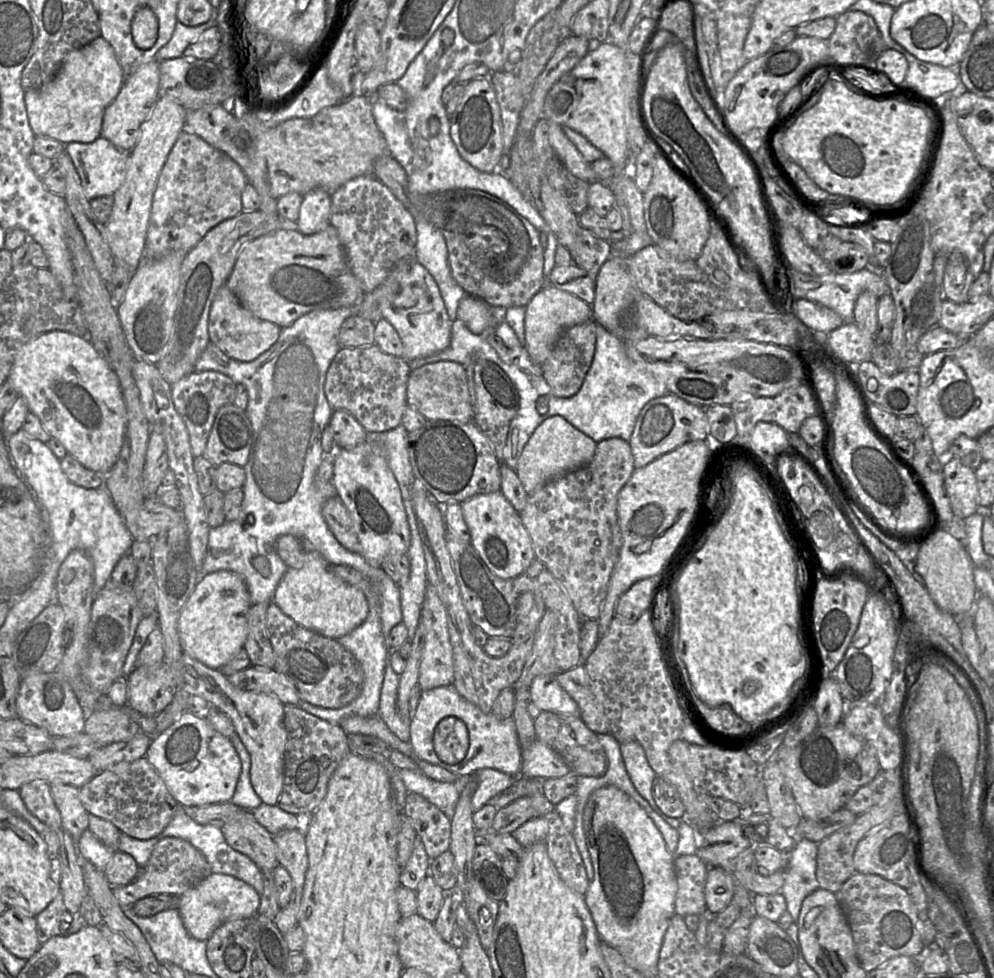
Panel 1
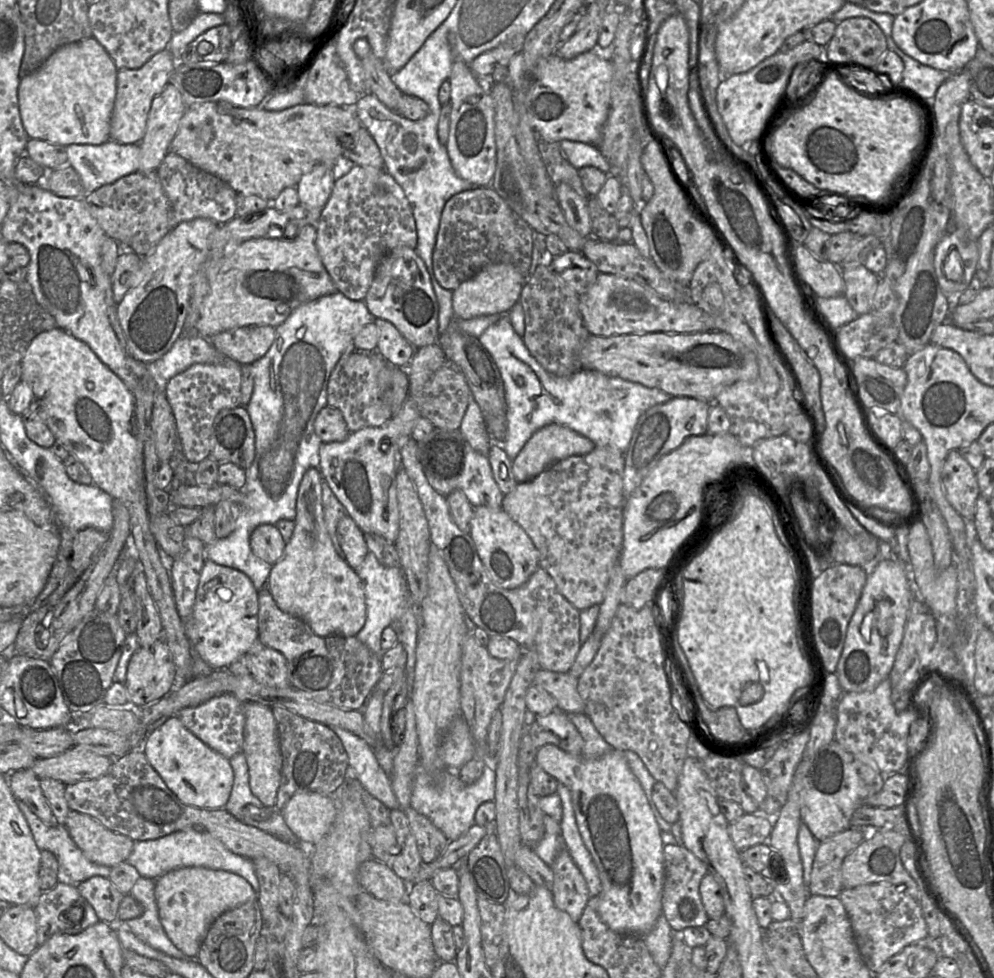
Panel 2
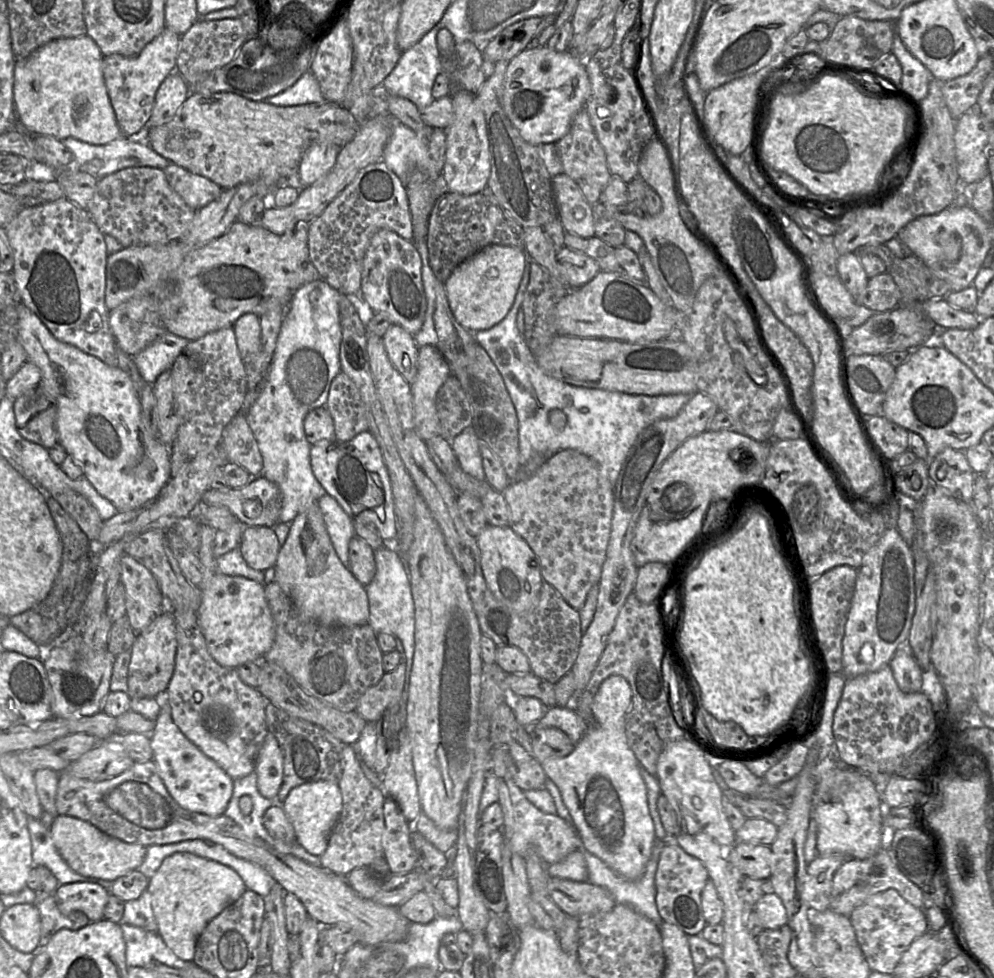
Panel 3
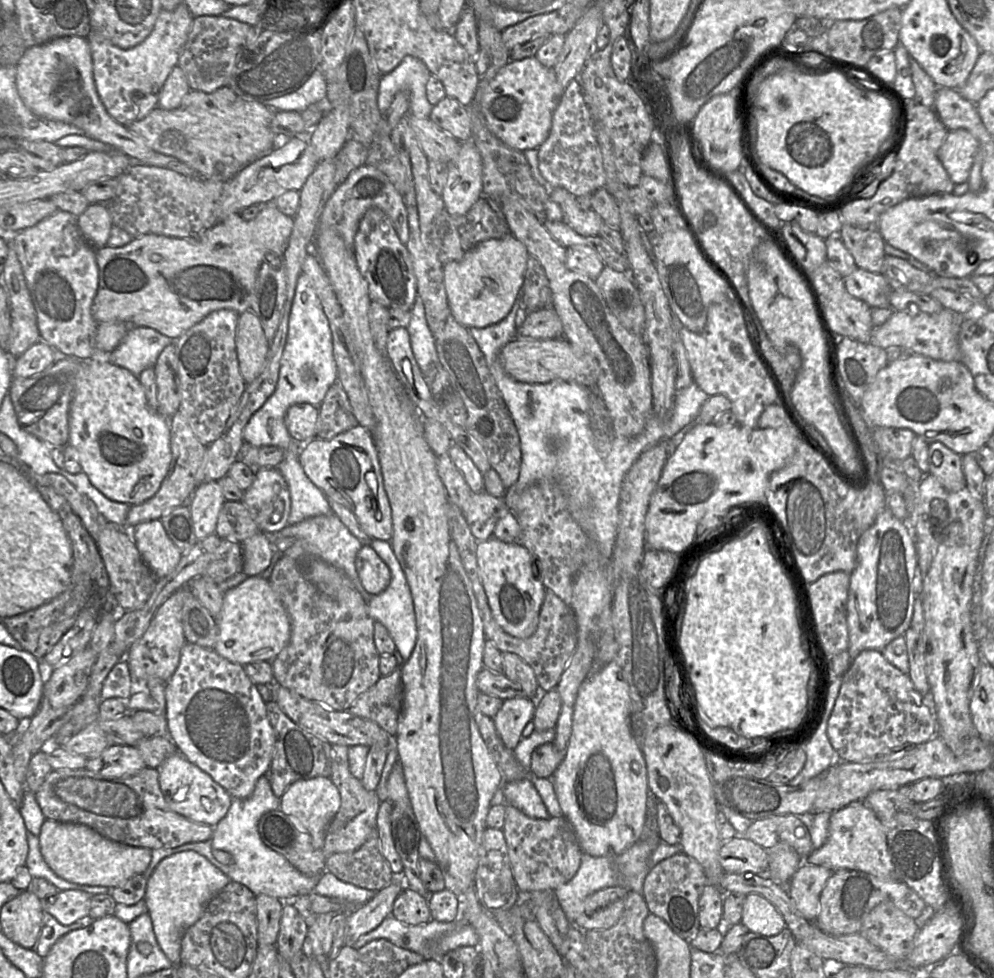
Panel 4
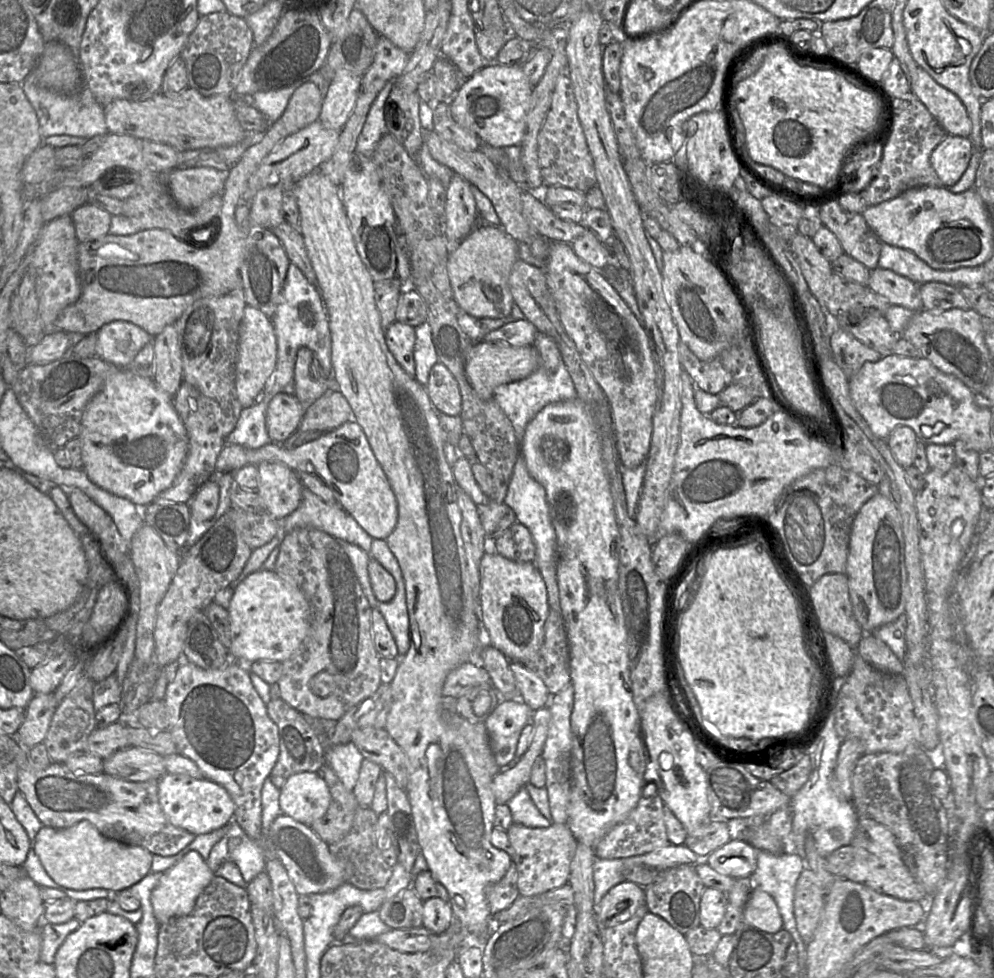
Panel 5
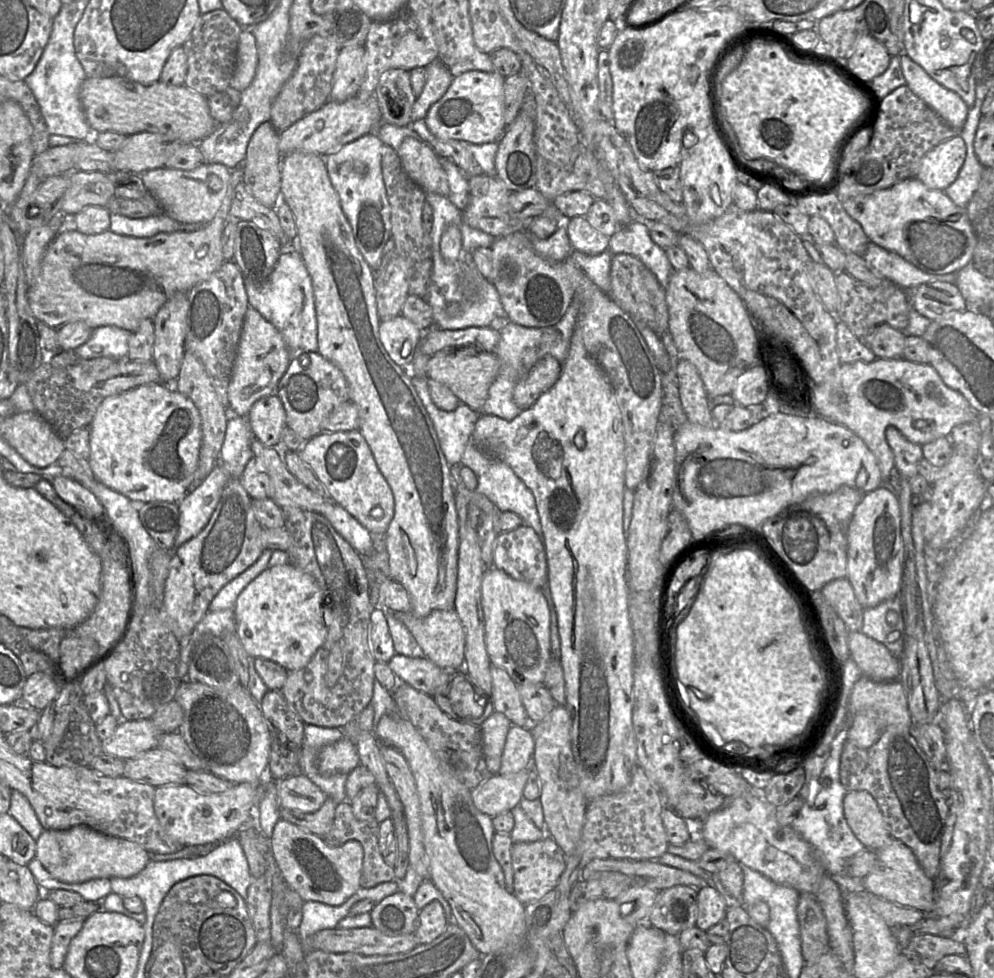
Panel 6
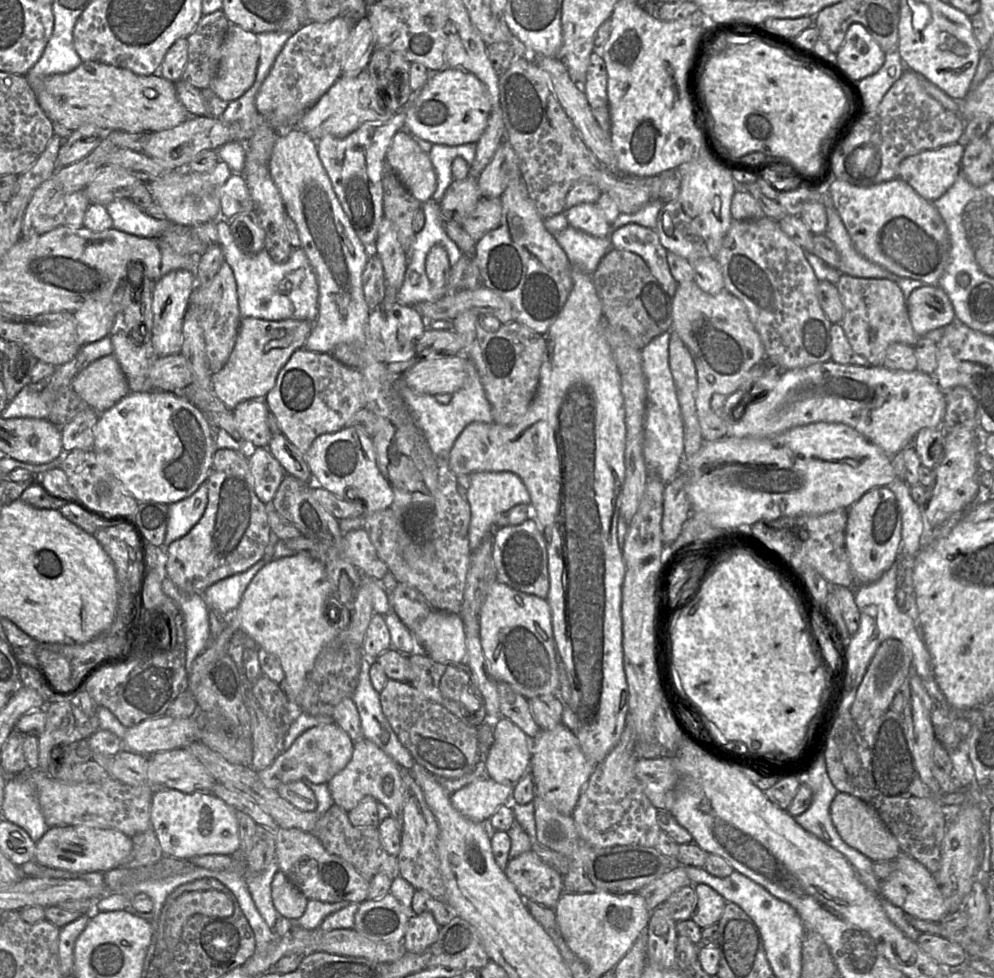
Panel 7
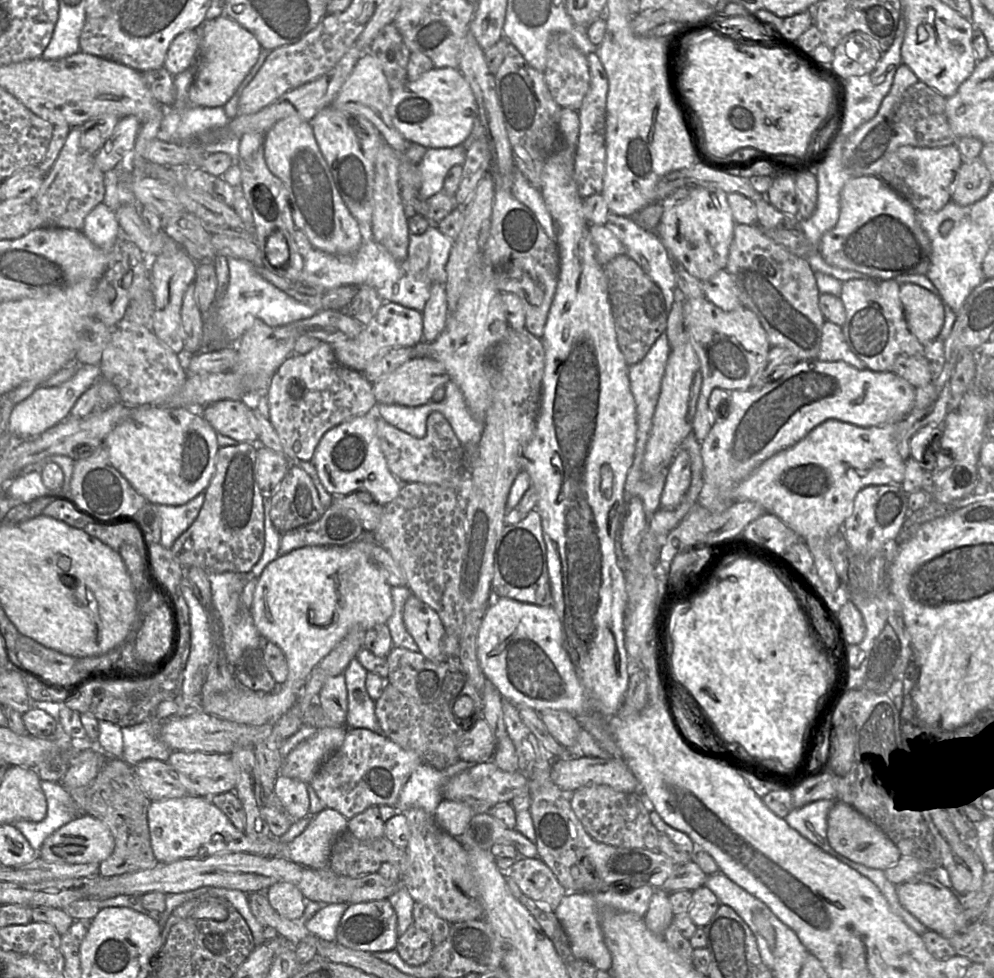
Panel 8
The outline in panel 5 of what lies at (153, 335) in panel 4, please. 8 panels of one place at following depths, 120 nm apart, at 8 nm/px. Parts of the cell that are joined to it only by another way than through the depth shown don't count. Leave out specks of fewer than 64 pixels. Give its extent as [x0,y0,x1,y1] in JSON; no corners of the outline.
[95,320,154,368]

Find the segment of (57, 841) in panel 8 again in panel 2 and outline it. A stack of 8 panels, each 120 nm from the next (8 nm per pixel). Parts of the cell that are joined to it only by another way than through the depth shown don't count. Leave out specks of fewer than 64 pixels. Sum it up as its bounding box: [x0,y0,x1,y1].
[64,810,134,868]

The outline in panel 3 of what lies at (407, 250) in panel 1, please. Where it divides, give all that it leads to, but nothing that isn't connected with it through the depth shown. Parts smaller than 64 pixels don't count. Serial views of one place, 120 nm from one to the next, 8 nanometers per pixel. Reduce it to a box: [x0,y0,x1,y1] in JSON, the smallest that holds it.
[308,160,413,295]

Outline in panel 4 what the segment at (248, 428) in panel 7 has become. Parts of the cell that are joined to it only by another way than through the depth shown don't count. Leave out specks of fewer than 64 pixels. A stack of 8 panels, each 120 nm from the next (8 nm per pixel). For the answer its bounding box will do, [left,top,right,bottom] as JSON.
[285,403,319,443]

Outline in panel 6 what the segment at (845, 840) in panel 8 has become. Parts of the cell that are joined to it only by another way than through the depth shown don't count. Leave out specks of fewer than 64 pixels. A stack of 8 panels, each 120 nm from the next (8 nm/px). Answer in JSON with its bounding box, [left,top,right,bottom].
[843,791,892,850]

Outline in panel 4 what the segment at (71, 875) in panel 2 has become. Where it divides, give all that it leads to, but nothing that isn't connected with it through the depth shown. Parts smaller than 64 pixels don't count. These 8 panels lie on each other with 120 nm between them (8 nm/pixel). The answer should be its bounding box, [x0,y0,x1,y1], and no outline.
[25,833,112,895]

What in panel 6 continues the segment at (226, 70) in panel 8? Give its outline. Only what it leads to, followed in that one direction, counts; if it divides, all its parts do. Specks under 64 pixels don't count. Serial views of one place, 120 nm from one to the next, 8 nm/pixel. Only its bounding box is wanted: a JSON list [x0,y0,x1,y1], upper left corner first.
[229,28,258,92]

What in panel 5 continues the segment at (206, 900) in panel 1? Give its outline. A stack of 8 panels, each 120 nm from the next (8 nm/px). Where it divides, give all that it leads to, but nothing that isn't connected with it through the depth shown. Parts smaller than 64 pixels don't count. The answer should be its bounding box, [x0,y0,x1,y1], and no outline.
[150,851,215,925]

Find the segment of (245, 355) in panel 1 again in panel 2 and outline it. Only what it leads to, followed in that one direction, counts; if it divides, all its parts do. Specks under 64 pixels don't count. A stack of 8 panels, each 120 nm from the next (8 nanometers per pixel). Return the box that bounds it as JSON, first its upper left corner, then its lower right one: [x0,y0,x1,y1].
[210,325,275,364]

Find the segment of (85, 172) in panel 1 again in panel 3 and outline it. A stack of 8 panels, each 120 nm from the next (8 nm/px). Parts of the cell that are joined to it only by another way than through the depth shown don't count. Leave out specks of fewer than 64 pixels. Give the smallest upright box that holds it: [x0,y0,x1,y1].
[62,137,172,180]

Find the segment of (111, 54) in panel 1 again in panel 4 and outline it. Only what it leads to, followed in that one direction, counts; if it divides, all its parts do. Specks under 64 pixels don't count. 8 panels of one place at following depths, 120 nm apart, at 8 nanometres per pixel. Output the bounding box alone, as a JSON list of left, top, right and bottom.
[16,37,155,163]

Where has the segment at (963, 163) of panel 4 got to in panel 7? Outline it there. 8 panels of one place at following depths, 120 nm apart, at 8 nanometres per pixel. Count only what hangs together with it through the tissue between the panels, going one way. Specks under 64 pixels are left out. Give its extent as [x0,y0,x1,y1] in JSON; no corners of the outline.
[897,143,964,202]

